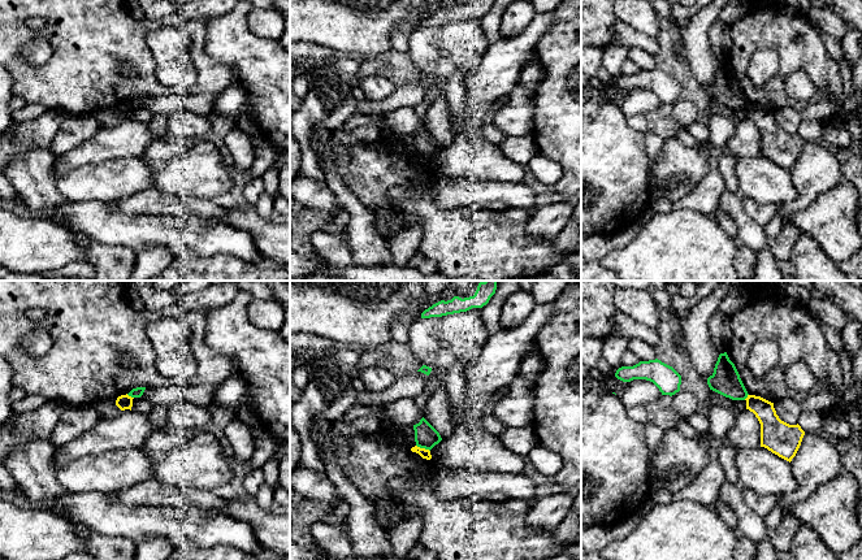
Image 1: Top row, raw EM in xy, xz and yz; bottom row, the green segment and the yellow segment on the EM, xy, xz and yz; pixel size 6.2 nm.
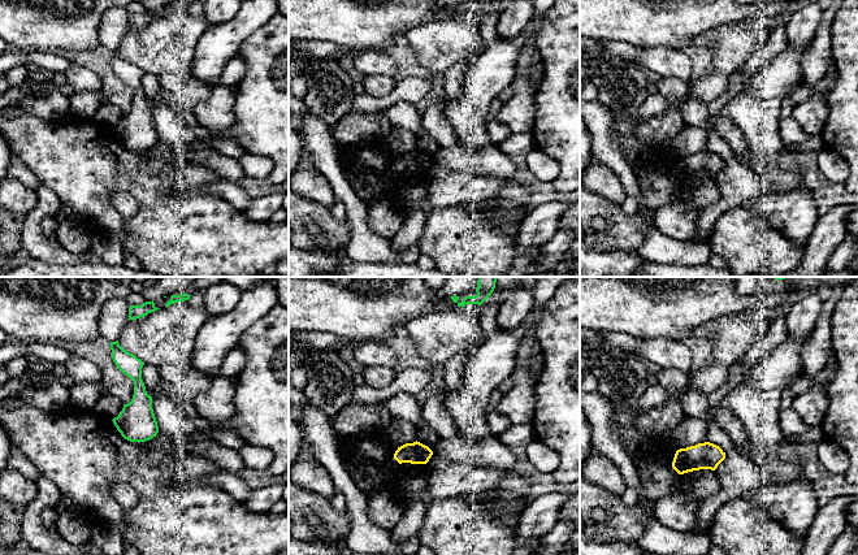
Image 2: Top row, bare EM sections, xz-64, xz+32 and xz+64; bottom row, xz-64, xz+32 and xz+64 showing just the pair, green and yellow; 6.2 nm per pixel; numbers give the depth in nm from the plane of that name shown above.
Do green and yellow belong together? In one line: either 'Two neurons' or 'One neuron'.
Two neurons

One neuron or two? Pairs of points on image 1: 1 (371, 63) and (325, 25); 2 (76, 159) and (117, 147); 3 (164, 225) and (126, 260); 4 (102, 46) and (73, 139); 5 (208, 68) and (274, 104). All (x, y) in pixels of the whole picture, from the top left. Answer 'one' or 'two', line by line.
1: two
2: one
3: two
4: two
5: two

